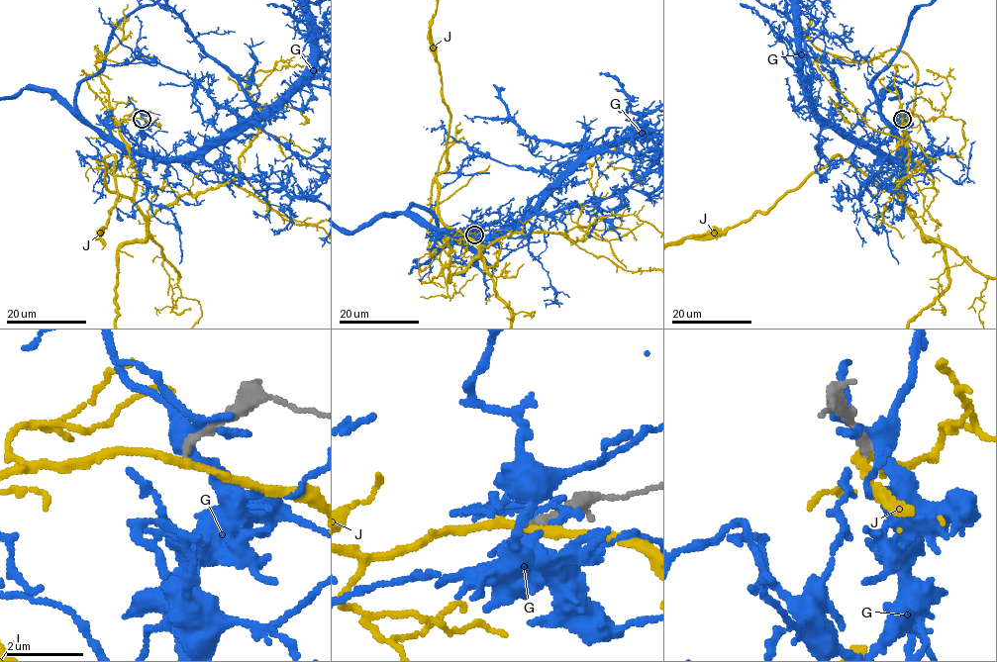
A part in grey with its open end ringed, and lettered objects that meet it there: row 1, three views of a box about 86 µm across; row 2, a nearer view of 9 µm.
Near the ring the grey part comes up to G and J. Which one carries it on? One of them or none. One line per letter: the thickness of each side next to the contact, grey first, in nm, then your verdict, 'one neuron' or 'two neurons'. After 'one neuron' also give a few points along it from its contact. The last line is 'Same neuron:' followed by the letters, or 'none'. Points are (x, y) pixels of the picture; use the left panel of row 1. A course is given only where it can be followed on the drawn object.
G: calibres 320 and 280 nm; two neurons
J: calibres 240 and 200 nm; two neurons
Same neuron: none

